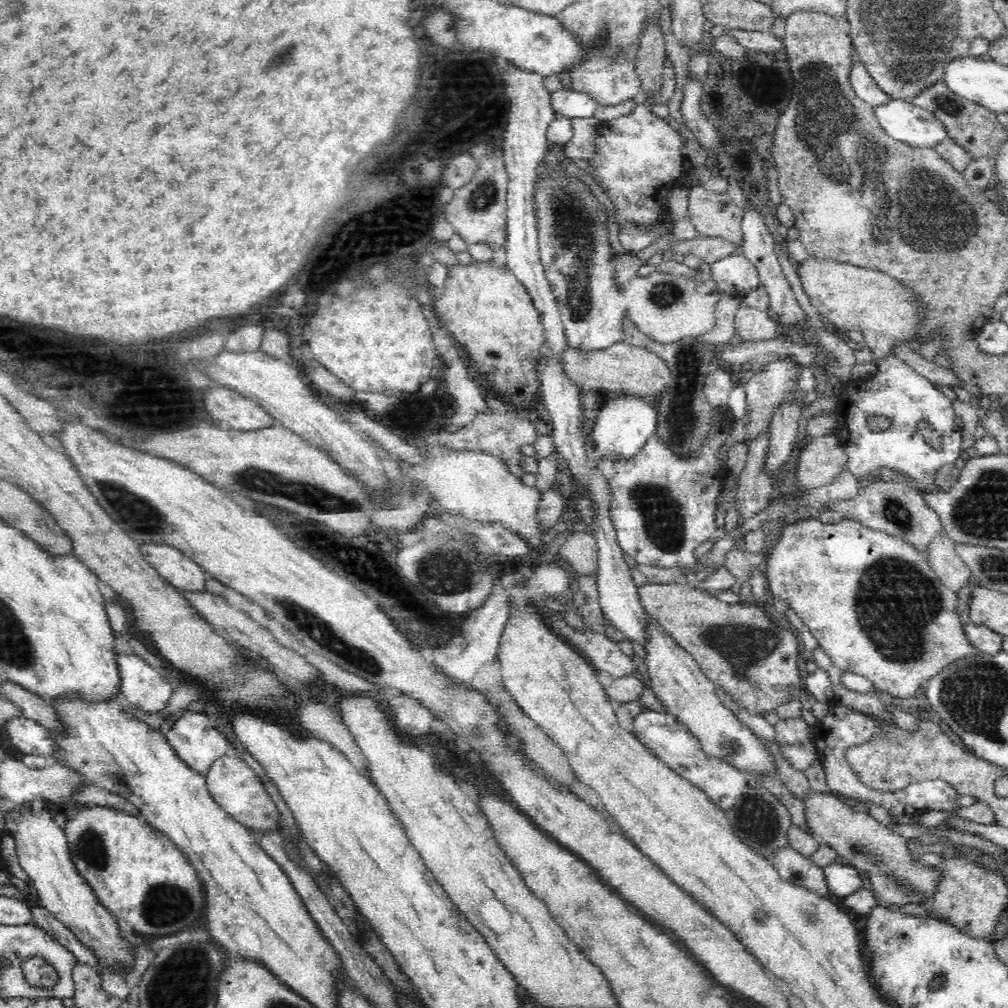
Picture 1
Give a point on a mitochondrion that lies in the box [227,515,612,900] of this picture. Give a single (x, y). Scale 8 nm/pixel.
(448, 569)

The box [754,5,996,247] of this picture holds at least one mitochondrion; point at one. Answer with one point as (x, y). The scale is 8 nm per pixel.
(949, 106)

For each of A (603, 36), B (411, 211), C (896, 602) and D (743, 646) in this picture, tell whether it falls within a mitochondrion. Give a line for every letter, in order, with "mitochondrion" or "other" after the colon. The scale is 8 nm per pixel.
A: mitochondrion
B: other
C: mitochondrion
D: mitochondrion

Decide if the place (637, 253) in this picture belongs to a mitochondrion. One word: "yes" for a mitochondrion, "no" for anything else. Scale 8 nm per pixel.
no

